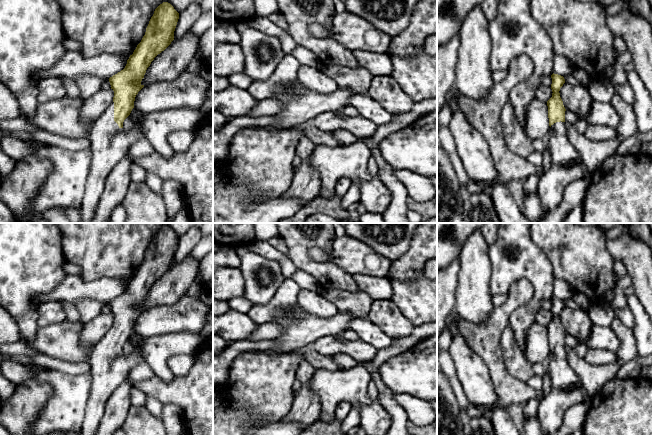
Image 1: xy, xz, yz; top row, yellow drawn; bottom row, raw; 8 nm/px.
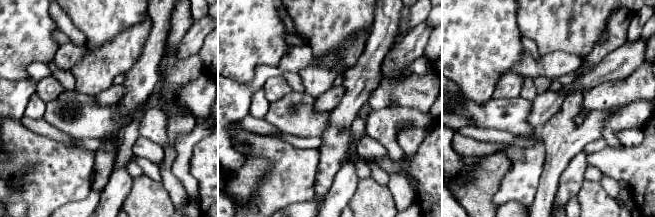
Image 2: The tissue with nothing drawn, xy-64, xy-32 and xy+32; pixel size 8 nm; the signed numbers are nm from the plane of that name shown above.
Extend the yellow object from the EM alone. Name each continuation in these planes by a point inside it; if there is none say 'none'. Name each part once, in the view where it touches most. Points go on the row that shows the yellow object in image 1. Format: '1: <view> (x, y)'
1: xy (109, 144)

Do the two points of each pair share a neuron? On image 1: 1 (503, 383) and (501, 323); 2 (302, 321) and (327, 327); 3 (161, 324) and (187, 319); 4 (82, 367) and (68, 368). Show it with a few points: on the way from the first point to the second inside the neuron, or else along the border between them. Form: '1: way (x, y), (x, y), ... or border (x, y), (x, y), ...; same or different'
1: way (497, 368), (493, 358), (493, 338); same
2: way (308, 327), (321, 327); same
3: way (167, 319), (181, 319); same
4: way (79, 368), (71, 368); same

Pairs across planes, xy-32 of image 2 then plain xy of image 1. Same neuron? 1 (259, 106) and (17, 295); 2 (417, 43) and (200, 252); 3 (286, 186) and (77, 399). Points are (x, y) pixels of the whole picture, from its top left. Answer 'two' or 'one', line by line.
1: one
2: two
3: one

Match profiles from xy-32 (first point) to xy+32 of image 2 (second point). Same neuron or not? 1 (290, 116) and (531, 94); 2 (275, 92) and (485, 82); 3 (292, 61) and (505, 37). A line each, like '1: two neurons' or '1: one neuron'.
1: two neurons
2: two neurons
3: two neurons

